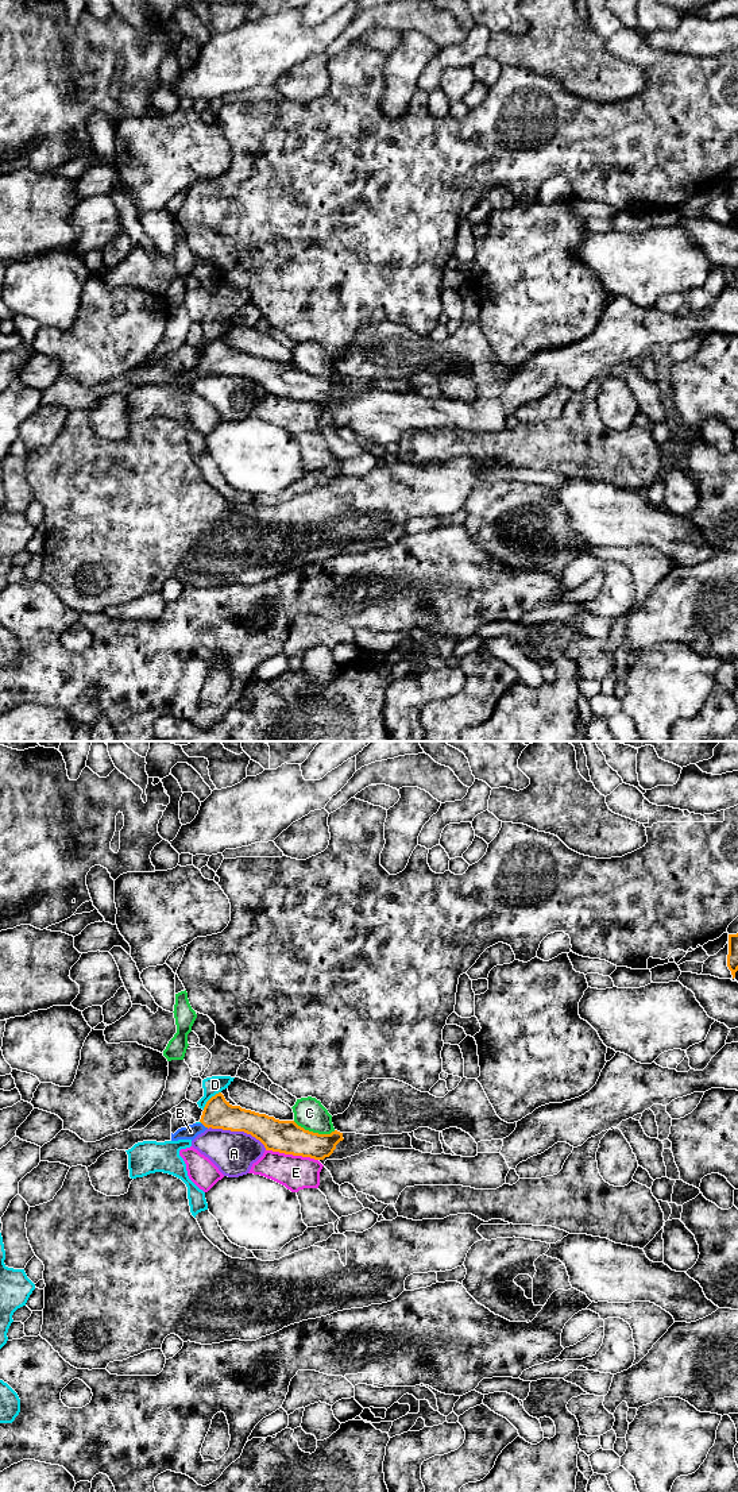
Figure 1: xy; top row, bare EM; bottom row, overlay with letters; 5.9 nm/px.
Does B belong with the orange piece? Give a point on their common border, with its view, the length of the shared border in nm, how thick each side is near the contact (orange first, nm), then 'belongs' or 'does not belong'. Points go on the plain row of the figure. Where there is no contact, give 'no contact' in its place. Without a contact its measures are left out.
xy (205, 370) | 60 nm | 180/90 nm | belongs

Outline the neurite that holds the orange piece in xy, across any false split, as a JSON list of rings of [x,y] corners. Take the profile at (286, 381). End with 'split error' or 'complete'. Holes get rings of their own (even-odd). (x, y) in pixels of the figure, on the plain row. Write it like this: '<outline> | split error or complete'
[[[221,336],[212,340],[202,355],[198,367],[171,377],[171,385],[194,383],[206,373],[244,375],[259,383],[266,394],[285,398],[324,404],[343,385],[343,377],[318,378],[298,370],[294,365],[279,365],[266,358],[232,350]]] | split error

